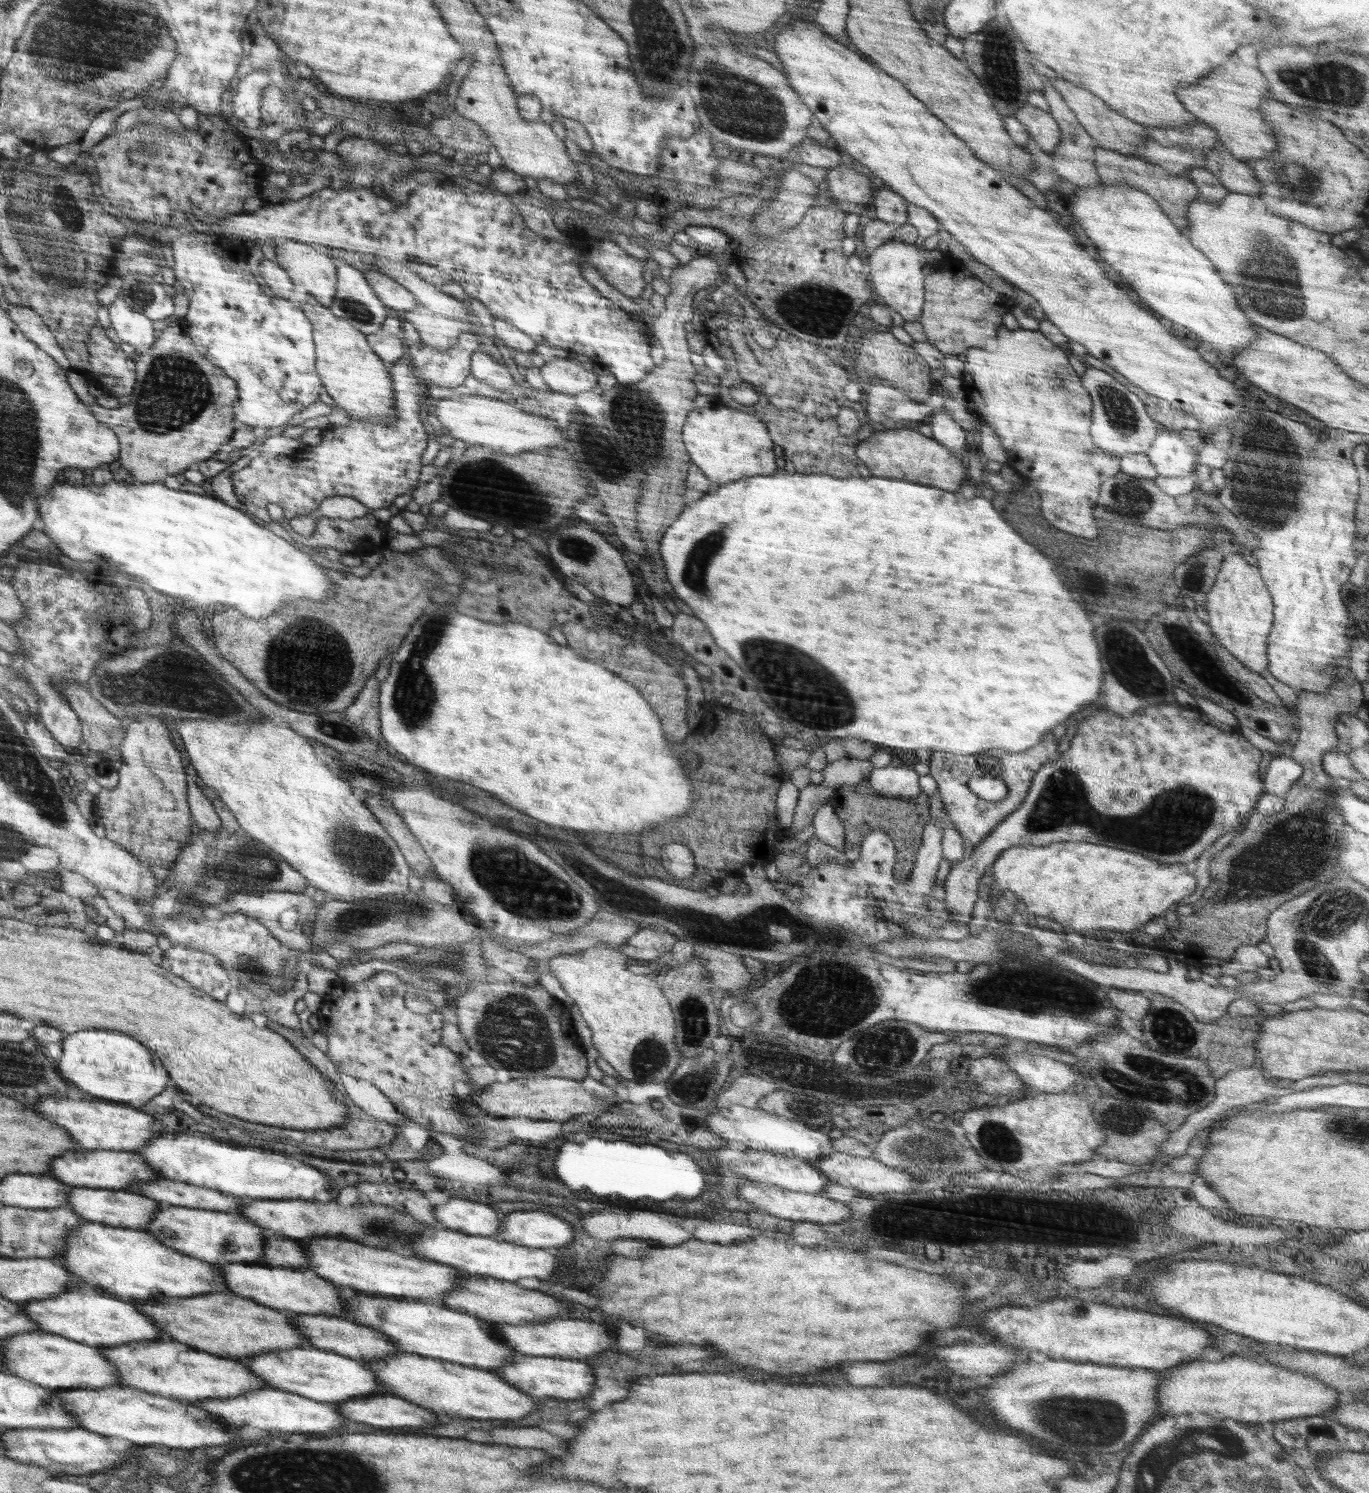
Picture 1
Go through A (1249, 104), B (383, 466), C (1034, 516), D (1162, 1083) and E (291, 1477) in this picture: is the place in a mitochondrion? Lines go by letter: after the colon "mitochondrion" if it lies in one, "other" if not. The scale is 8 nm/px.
A: other
B: other
C: other
D: mitochondrion
E: mitochondrion

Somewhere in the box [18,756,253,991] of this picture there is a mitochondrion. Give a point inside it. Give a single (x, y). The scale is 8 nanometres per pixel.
(103, 768)

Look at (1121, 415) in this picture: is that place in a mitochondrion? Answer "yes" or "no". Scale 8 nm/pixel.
yes

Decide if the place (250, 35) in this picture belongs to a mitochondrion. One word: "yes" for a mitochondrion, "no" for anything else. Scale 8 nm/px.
no

